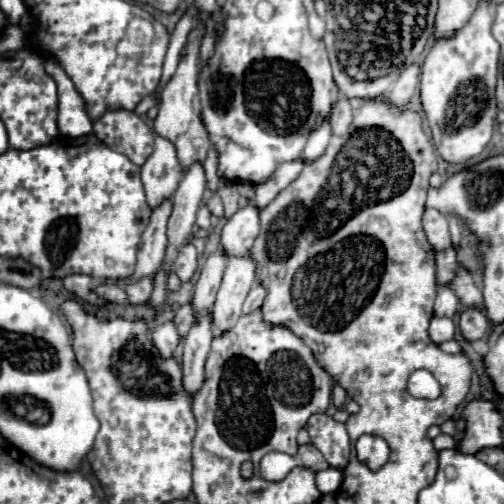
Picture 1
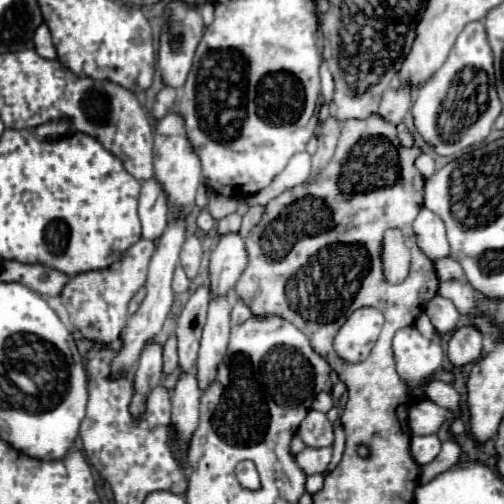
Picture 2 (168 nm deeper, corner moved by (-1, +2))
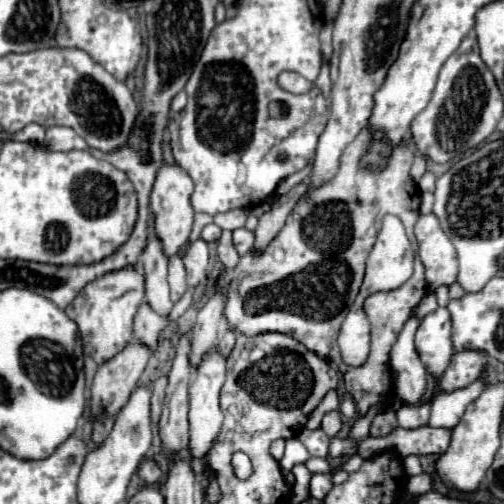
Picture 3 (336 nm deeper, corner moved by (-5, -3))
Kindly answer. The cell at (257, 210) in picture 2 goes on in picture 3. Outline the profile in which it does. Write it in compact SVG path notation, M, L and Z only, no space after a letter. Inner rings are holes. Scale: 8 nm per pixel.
M247 228L233 230L233 246L237 248L239 256L245 256L253 248L253 240L255 240L255 234L249 232Z

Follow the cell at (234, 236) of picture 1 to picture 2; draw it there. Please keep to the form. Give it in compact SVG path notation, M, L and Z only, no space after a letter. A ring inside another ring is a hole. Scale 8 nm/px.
M239 233L221 235L217 247L211 253L209 263L209 283L213 295L229 293L237 279L241 277L241 271L247 265L247 251L245 251L245 239Z

